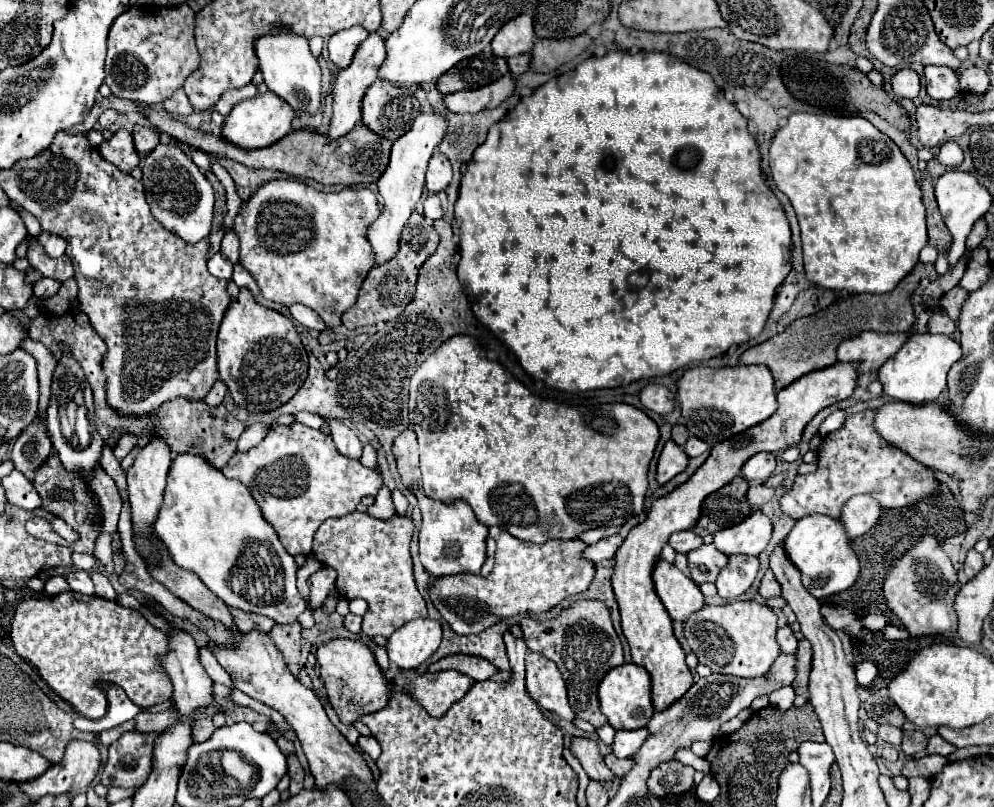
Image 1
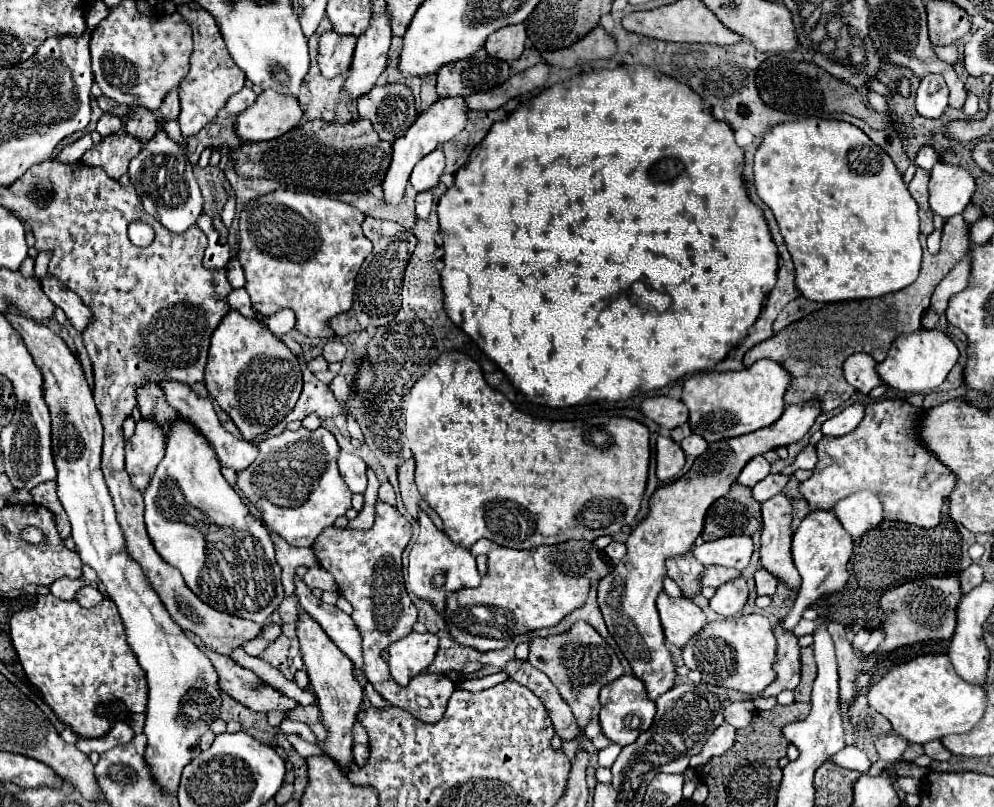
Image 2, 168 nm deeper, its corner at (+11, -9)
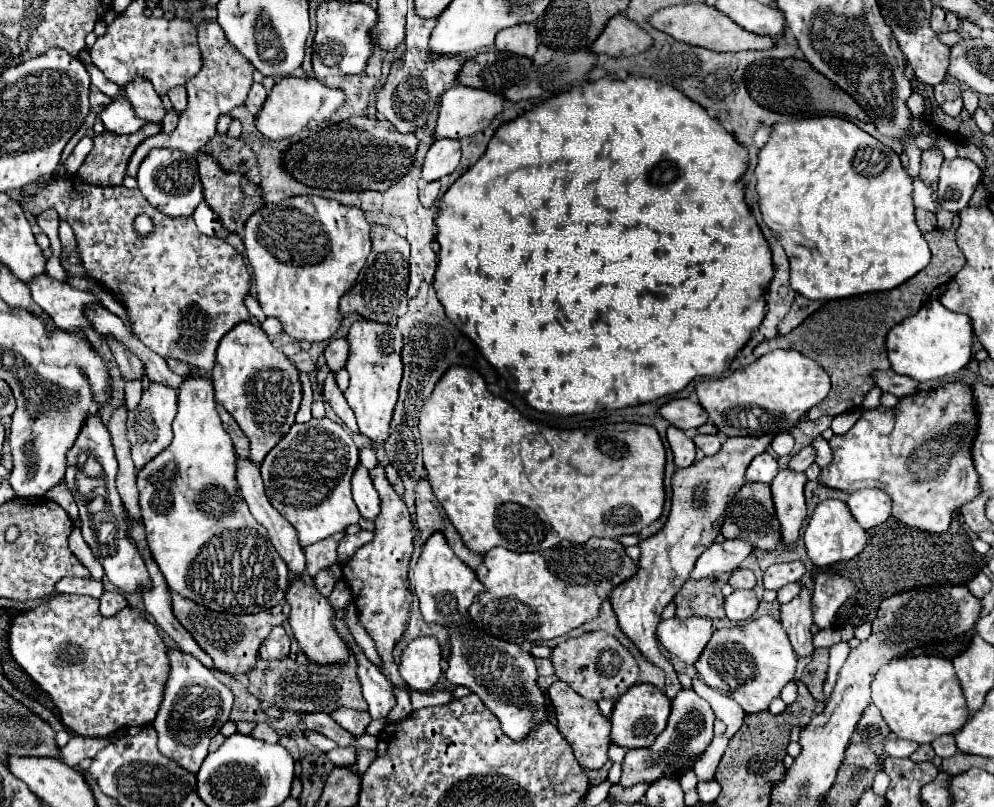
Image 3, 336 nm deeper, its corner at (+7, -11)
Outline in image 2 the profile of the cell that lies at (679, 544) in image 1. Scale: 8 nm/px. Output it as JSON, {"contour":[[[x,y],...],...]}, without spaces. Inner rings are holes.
{"contour":[[[691,552],[685,556],[673,556],[667,560],[667,576],[675,580],[675,584],[681,588],[683,596],[693,600],[701,594],[701,576],[705,566],[699,564]]]}

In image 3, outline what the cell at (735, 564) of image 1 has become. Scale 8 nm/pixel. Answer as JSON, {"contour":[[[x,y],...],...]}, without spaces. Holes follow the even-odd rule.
{"contour":[[[735,590],[725,598],[725,616],[733,622],[749,620],[759,606],[759,600],[753,590]]]}

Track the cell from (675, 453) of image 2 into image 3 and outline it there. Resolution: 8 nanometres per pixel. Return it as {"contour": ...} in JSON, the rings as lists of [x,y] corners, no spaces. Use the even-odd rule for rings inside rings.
{"contour":[[[667,428],[667,442],[673,452],[673,462],[677,468],[687,468],[695,460],[695,444],[693,440],[679,428]]]}

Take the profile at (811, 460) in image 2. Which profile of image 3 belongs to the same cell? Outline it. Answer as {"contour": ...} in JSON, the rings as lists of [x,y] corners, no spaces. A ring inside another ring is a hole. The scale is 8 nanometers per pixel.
{"contour":[[[817,436],[817,438],[811,442],[811,446],[813,446],[813,450],[815,450],[815,464],[817,464],[819,468],[827,466],[827,464],[831,462],[831,456],[833,456],[827,440],[823,440],[821,436]]]}

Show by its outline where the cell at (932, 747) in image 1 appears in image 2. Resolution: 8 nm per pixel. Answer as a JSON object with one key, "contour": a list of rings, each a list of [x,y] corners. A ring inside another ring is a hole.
{"contour":[[[933,740],[933,742],[927,742],[925,746],[925,754],[933,760],[949,760],[953,754],[949,750],[945,750],[945,746],[941,744],[941,740]]]}

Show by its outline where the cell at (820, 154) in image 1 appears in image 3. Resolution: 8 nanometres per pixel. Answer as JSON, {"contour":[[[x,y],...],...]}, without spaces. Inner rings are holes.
{"contour":[[[819,116],[819,118],[807,118],[799,122],[785,122],[773,126],[769,142],[759,150],[759,164],[755,168],[757,174],[757,194],[759,194],[759,208],[763,214],[765,224],[775,232],[781,246],[785,248],[789,262],[791,262],[791,288],[811,300],[835,300],[835,298],[849,298],[857,294],[867,292],[885,292],[901,286],[909,278],[913,278],[917,272],[921,272],[931,256],[929,246],[923,238],[923,234],[917,228],[915,222],[915,206],[913,206],[913,186],[907,170],[901,166],[899,156],[873,136],[869,136],[865,130],[855,126],[853,122],[839,118],[839,116]]]}

